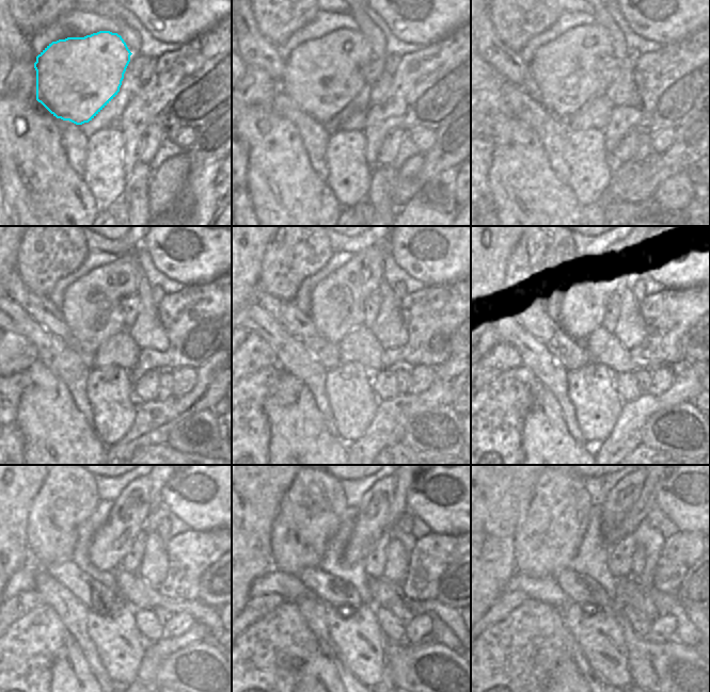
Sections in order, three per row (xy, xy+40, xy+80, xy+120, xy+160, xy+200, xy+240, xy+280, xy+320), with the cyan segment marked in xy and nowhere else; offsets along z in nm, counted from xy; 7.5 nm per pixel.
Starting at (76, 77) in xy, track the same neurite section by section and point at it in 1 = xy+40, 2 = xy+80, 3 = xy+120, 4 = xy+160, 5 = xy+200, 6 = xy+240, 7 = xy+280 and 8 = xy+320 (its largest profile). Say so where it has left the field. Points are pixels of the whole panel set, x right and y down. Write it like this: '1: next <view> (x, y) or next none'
1: next xy+40 (322, 76)
2: next xy+80 (566, 70)
3: next xy+120 (92, 306)
4: next xy+160 (337, 306)
5: next xy+200 (583, 304)
6: next xy+240 (112, 542)
7: next xy+280 (374, 507)
8: next xy+320 (627, 491)

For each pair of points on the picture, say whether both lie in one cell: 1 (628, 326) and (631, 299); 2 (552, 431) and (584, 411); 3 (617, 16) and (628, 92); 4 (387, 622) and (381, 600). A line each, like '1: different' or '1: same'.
1: same
2: different
3: different
4: different

